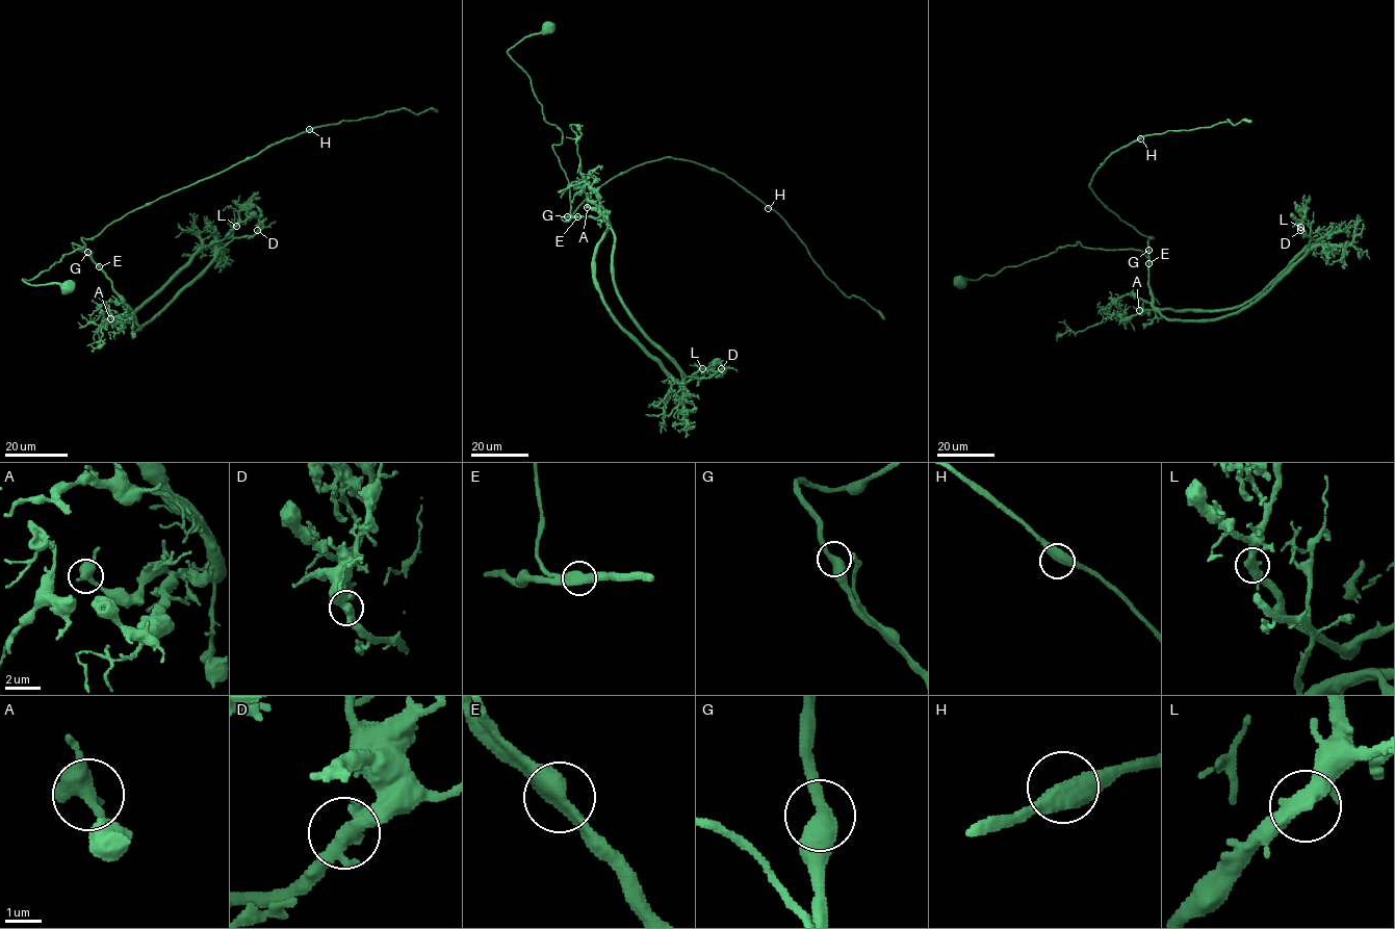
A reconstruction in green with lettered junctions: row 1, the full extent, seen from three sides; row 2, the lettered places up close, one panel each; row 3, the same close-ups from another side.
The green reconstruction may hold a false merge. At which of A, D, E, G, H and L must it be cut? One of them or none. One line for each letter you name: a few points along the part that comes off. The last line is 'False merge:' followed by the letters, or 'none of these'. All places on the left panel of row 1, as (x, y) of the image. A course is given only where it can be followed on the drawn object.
False merge: none of these

